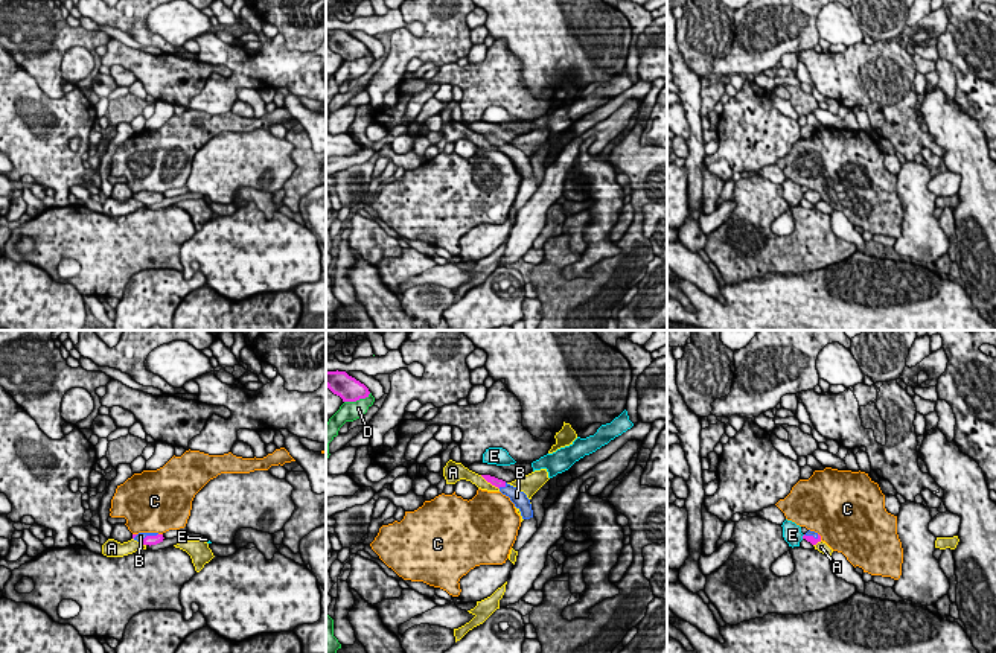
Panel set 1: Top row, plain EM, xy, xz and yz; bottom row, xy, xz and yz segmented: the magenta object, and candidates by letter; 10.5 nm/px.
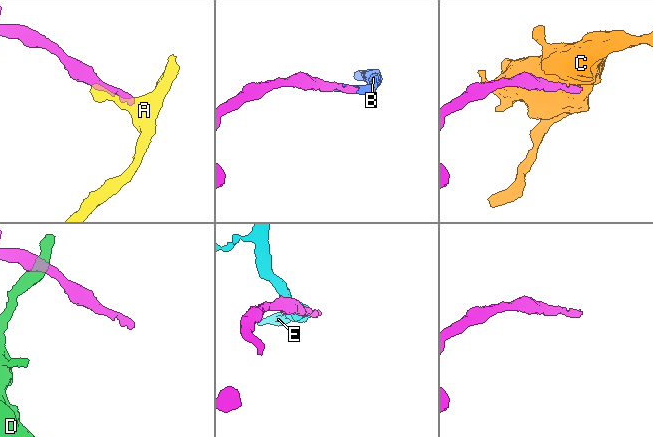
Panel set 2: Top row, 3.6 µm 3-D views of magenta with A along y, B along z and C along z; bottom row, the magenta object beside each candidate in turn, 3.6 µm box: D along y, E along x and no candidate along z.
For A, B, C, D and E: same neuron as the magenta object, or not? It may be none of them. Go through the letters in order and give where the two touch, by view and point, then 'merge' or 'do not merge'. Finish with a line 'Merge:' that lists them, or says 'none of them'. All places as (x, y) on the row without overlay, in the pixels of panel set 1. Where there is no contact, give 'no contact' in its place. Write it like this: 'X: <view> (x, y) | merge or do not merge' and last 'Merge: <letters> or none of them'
A: xz (489, 140) | do not merge
B: xz (501, 145) | merge
C: xy (160, 194) | do not merge
D: xz (357, 58) | do not merge
E: yz (803, 195) | do not merge
Merge: B

